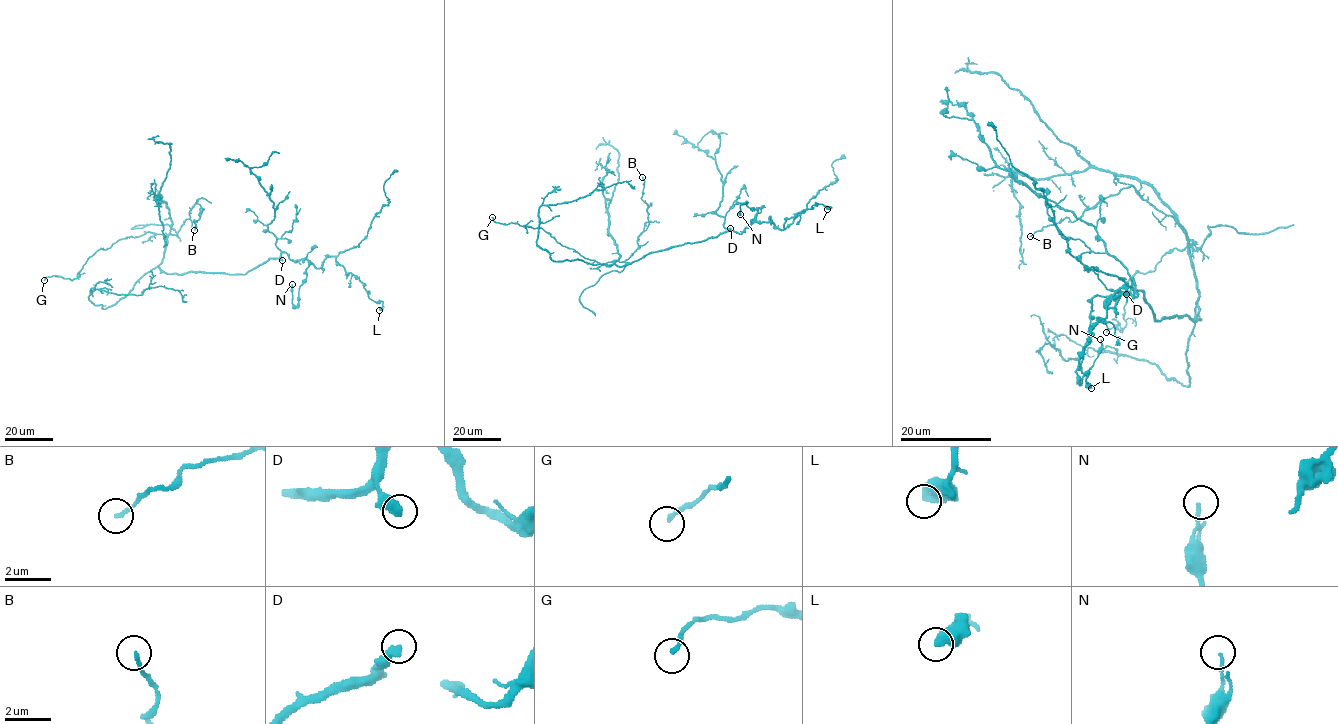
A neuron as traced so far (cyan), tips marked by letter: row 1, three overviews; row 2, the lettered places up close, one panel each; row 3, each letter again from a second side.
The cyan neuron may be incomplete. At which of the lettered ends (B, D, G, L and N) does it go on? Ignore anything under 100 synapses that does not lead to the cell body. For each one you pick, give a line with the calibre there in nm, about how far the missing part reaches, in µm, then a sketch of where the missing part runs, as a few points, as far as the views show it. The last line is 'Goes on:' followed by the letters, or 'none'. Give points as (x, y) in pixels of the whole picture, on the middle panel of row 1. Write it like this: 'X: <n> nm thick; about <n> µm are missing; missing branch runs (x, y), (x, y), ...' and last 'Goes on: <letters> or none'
Goes on: none

